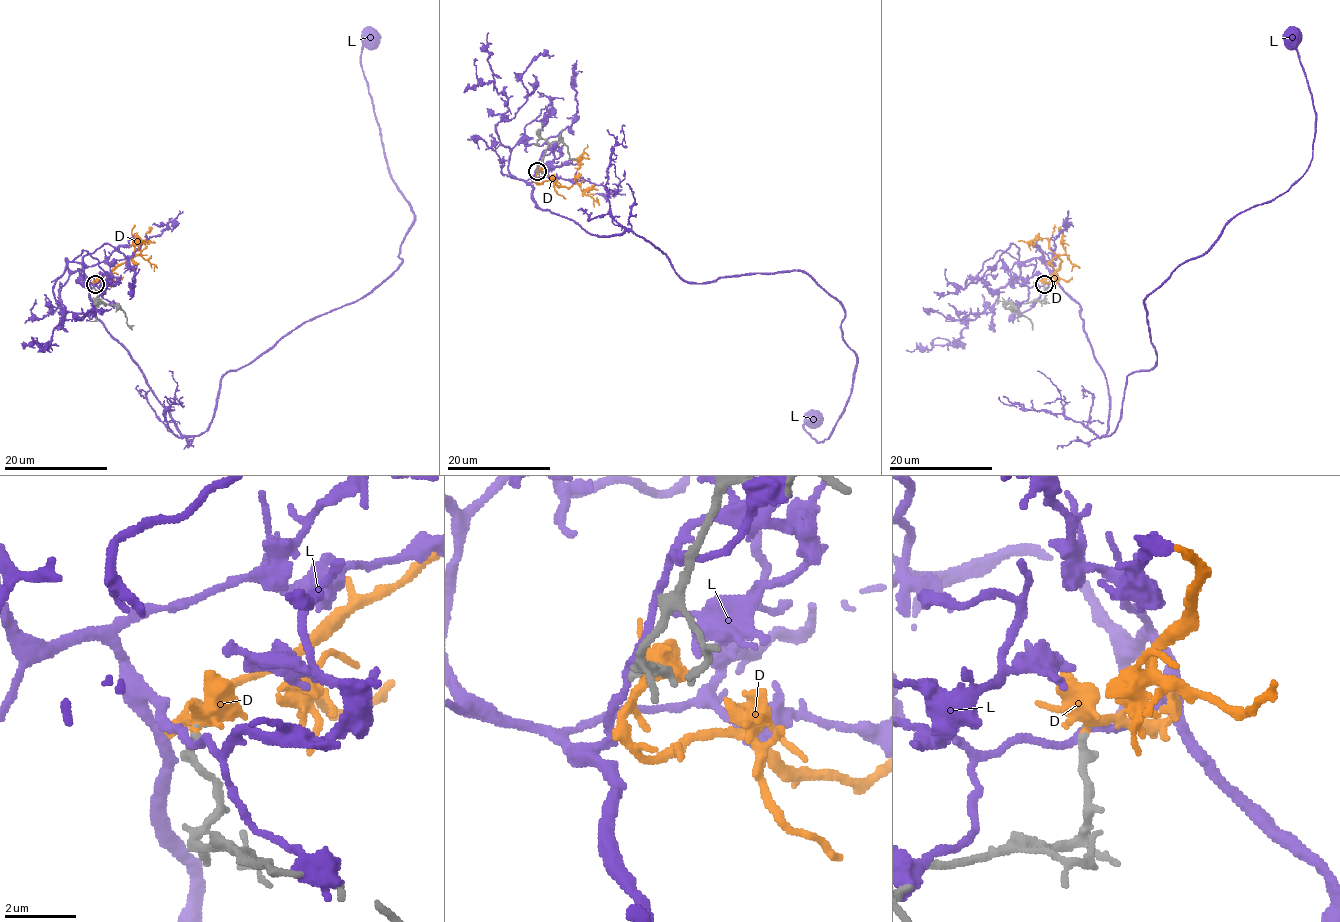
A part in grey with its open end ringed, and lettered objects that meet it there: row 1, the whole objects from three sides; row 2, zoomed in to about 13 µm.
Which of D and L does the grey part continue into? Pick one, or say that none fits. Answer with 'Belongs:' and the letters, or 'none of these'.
Belongs: D

